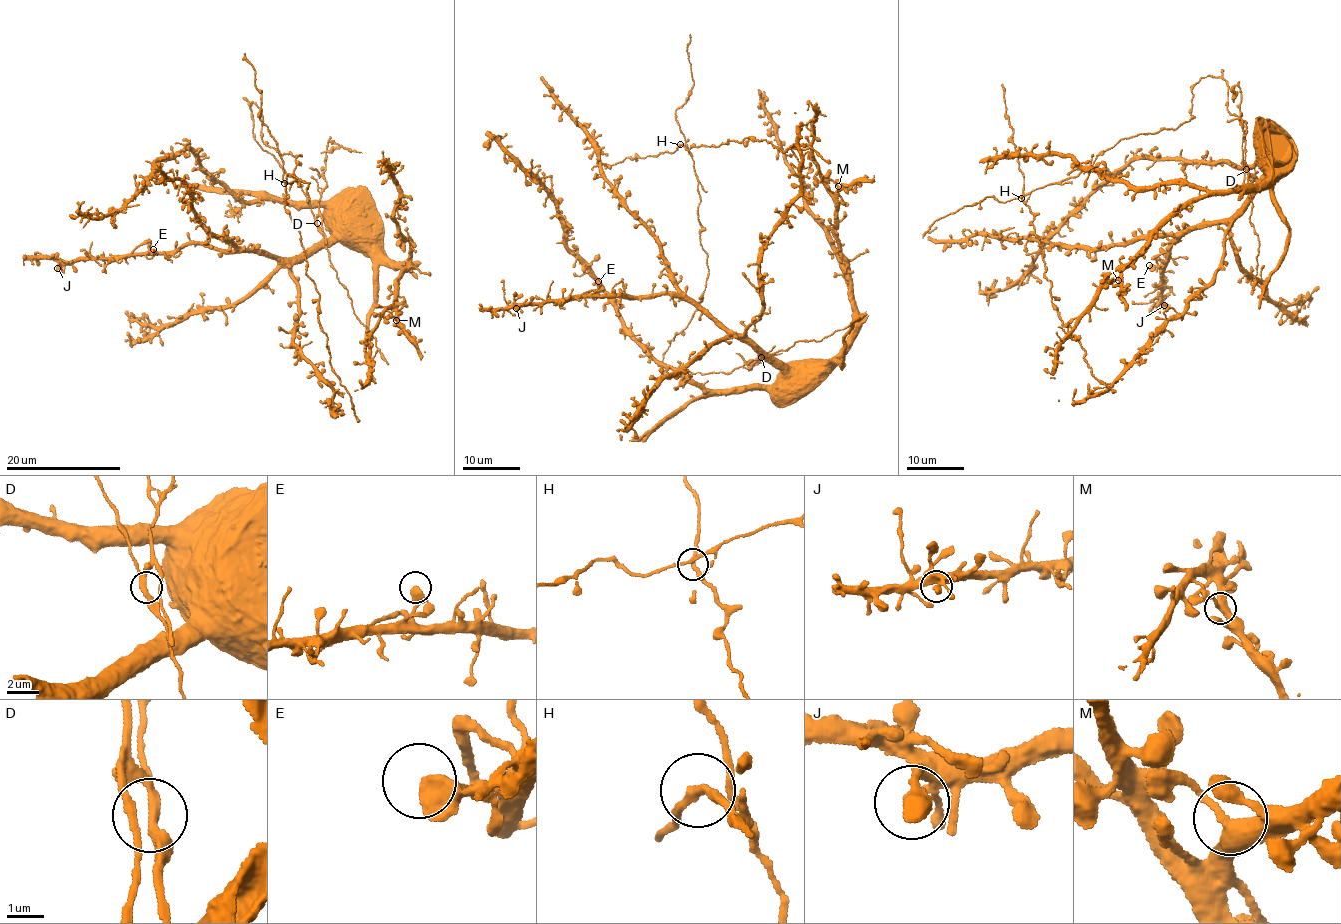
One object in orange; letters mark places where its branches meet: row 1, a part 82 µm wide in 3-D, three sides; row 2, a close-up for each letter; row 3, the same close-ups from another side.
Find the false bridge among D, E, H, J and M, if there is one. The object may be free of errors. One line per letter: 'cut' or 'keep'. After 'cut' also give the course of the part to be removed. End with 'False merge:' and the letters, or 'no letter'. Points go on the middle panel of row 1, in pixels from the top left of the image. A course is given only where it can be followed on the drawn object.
D: cut; course (760, 357), (748, 371), (750, 363), (781, 352)
E: keep
H: keep
J: keep
M: keep
False merge: D

